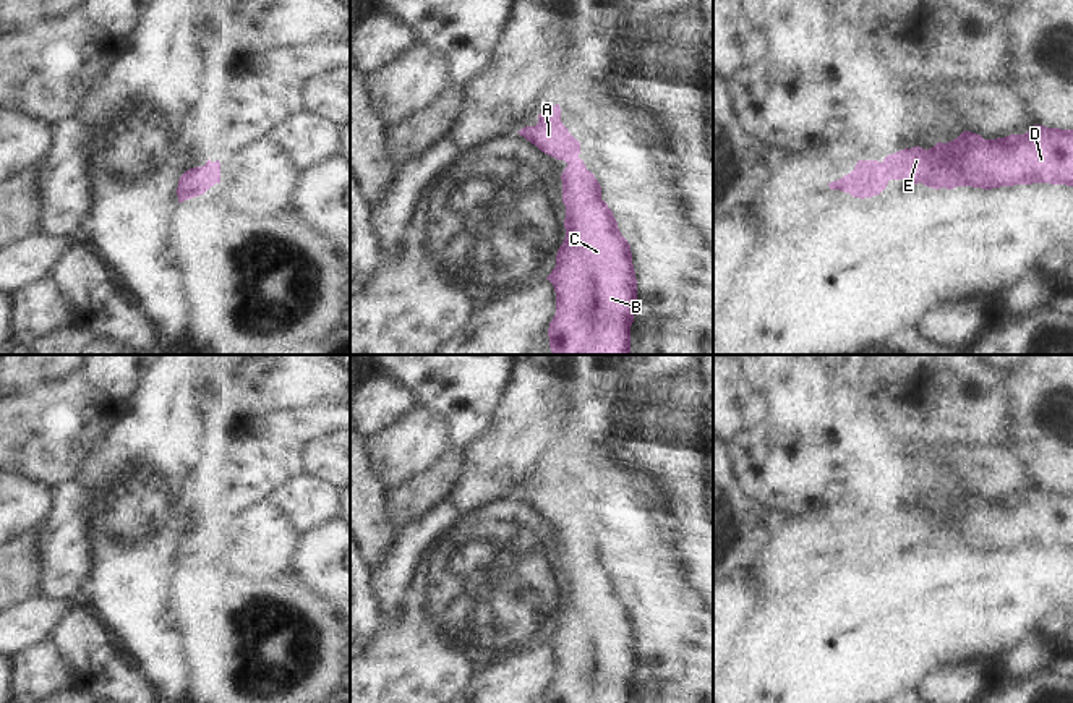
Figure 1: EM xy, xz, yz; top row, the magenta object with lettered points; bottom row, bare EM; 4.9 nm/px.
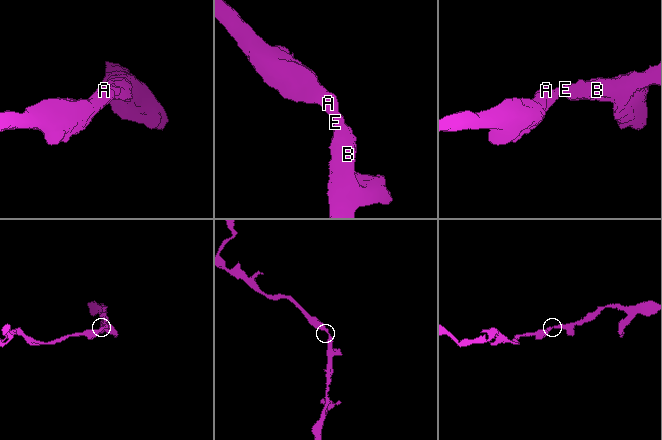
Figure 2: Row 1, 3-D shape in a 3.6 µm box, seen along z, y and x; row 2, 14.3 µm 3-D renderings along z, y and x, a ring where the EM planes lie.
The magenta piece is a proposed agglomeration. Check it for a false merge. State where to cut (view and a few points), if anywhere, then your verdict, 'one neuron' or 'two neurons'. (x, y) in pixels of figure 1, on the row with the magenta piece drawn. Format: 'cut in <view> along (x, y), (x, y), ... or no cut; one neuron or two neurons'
no cut; one neuron

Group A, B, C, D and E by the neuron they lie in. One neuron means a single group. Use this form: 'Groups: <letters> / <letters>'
Groups: A B C D E.

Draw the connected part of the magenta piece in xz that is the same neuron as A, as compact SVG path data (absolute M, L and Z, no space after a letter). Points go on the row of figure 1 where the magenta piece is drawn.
M559 104L540 113L538 123L522 128L519 134L541 152L567 164L561 175L566 238L558 249L556 267L546 277L556 292L556 314L548 329L551 355L632 355L631 326L637 306L637 279L631 245L601 199L598 180L579 157L580 143L562 125Z

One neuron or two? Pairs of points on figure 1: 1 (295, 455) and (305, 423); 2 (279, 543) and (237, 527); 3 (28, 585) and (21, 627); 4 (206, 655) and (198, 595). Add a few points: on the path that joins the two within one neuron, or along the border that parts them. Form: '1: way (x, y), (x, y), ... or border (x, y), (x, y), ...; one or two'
1: way (295, 447), (297, 431); one
2: way (269, 543), (247, 536); one
3: border (39, 595), (17, 605); two
4: way (206, 640), (206, 609); one

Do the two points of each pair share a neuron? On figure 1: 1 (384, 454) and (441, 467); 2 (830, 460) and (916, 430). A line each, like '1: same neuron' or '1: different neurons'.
1: different neurons
2: different neurons

